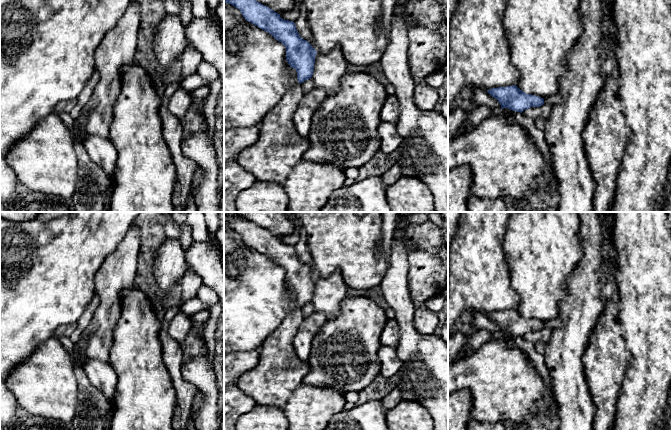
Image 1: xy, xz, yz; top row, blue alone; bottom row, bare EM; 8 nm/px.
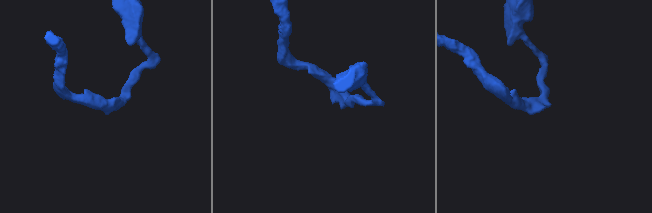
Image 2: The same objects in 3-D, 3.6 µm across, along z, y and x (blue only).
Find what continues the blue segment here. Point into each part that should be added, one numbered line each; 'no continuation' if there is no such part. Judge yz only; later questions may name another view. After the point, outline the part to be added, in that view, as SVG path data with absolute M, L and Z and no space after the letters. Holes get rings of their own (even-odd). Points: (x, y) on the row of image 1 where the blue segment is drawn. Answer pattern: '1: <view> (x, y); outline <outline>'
1: yz (553, 101); outline M558 94L548 97L546 100L544 100L544 104L550 105L551 108L556 107L560 102L561 97Z

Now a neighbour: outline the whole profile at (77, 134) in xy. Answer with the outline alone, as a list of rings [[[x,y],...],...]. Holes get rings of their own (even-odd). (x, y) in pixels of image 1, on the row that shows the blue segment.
[[[76,123],[74,125],[72,125],[70,128],[71,128],[71,132],[72,132],[74,141],[80,140],[83,143],[86,141],[88,134],[82,130],[80,130]]]

